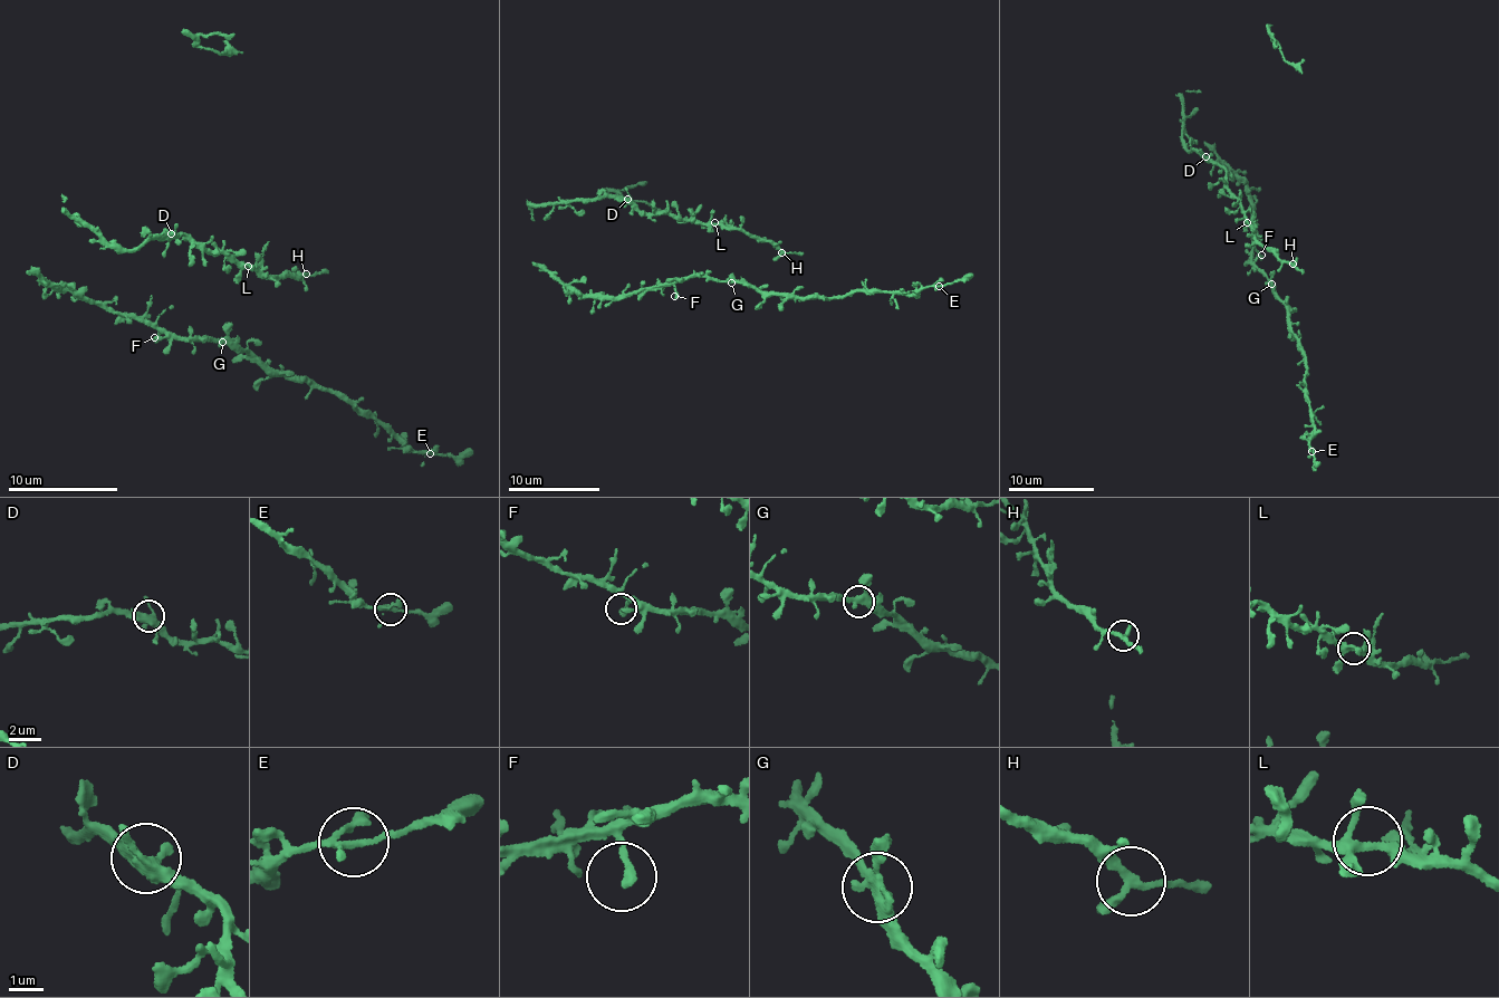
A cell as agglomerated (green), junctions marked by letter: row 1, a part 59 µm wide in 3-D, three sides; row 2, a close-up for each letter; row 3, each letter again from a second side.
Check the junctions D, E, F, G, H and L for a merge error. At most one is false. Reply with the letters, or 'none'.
none

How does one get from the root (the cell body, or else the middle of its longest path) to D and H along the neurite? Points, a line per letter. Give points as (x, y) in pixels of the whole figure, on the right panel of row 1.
D: (1246, 230), (1242, 208), (1227, 188), (1223, 169), (1206, 156)
H: (1246, 230), (1247, 222), (1255, 238), (1265, 248), (1293, 264)

